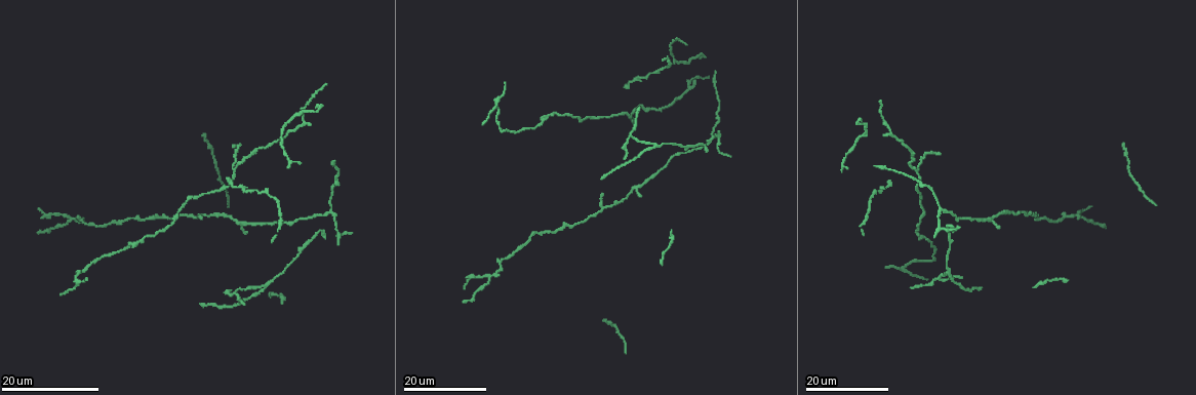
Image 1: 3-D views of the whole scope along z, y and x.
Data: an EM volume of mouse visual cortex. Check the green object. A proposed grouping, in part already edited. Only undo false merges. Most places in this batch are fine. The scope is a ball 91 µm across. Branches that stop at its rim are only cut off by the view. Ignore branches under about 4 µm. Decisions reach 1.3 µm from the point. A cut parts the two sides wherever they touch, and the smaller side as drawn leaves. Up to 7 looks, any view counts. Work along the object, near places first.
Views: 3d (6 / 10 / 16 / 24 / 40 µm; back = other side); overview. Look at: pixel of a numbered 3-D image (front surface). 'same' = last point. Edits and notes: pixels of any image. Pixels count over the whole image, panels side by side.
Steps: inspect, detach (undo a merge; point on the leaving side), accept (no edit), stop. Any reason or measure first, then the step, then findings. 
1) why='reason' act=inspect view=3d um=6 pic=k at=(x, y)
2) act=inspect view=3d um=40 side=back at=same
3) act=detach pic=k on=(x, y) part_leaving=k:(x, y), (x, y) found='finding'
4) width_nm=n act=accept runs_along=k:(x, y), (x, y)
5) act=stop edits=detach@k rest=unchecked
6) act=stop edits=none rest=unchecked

why='arms part here' act=inspect view=3d um=24 pic=1 at=(655, 144)

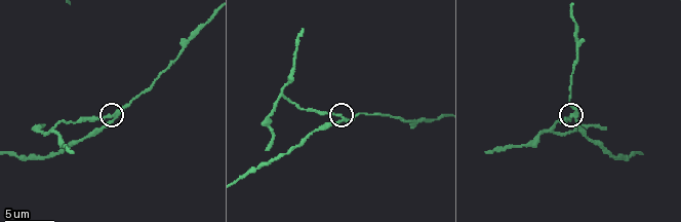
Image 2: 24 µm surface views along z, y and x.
act=inspect view=3d um=6 pic=2 at=(575, 118)

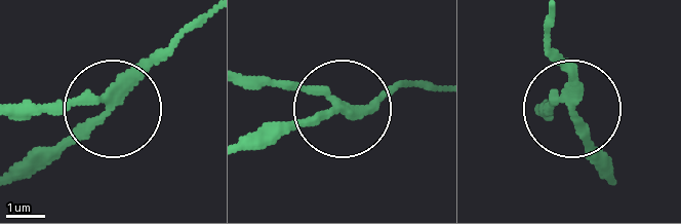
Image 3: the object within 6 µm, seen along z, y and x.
act=accept found='continuous, no second neuron'

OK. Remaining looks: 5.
why='branch point' act=inspect view=3d um=24 pic=1 at=(633, 186)

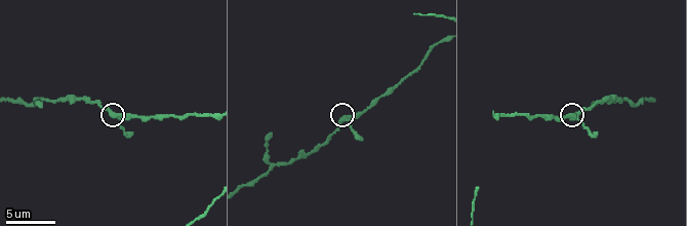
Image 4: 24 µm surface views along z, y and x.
why='closer look' act=inspect view=3d um=10 pic=4 at=(114, 116)

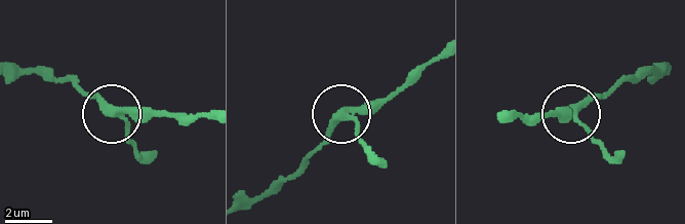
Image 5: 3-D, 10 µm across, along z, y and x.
side_arm_um=30 act=accept runs_along=5:(437, 58), (384, 99), (349, 108), (358, 142), (376, 163) found='one neuron here'

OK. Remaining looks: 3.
why='three arms meet' act=inspect view=3d um=16 pic=2 at=(50, 131)

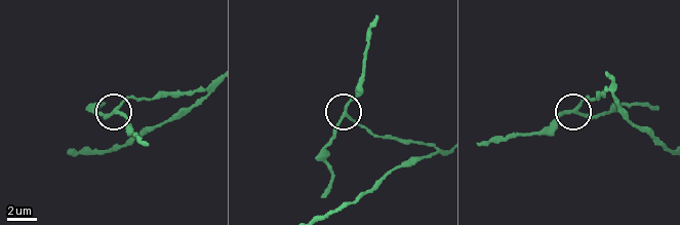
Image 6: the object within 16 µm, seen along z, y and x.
act=accept runs_along=6:(439, 149), (372, 135), (345, 112), (330, 142) found='one neuron here'

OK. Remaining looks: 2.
act=stop edits=none rest=unchecked

